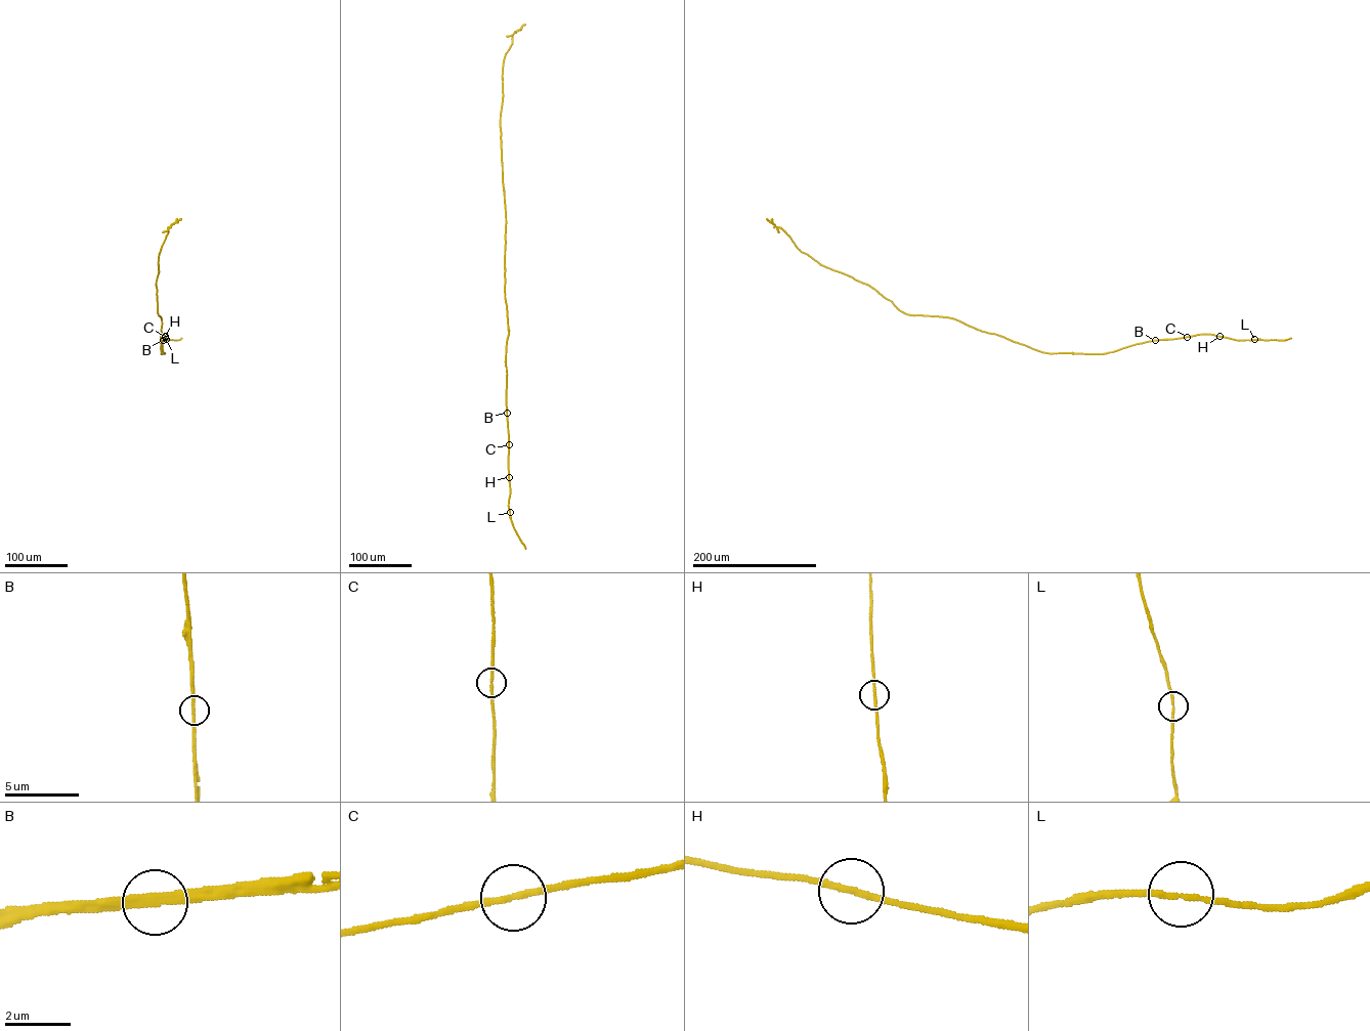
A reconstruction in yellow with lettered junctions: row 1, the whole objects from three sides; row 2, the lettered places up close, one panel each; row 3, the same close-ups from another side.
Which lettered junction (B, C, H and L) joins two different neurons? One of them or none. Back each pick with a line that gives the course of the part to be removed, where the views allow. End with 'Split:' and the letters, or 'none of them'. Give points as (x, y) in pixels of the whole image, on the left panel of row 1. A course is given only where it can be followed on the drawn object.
Split: B

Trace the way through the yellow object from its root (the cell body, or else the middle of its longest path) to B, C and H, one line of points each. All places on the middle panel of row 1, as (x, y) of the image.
B: (505, 269), (509, 331), (507, 413)
C: (505, 269), (509, 444)
H: (505, 269), (509, 477)

